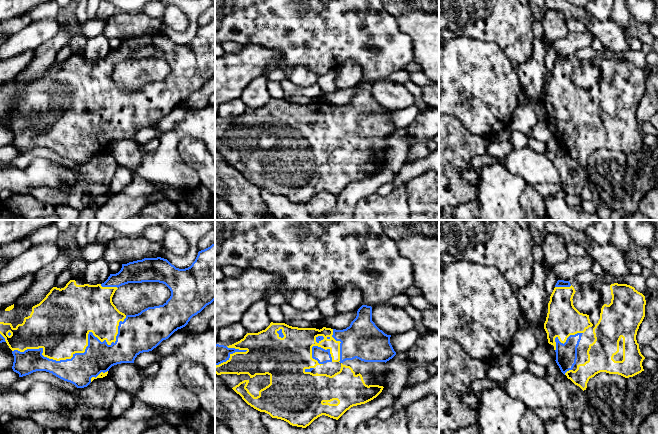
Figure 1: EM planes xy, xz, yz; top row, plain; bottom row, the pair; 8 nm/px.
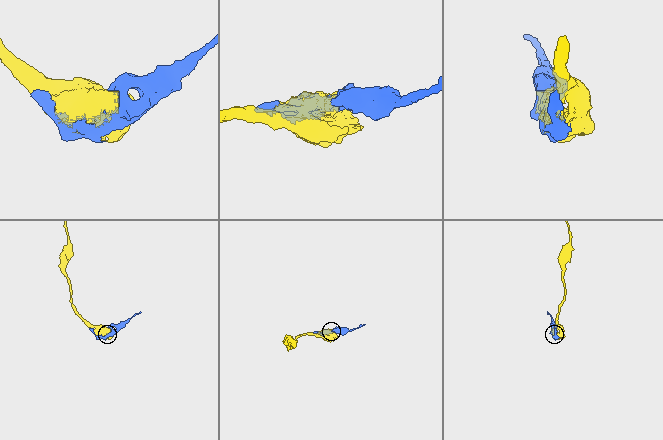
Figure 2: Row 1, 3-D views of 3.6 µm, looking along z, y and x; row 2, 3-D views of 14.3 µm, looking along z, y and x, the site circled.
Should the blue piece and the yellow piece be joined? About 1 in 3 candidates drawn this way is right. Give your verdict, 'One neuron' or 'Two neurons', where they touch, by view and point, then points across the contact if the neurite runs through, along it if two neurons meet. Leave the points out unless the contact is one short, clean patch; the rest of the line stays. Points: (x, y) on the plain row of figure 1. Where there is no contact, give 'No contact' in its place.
One neuron. Touches blue at xy (80, 129)

